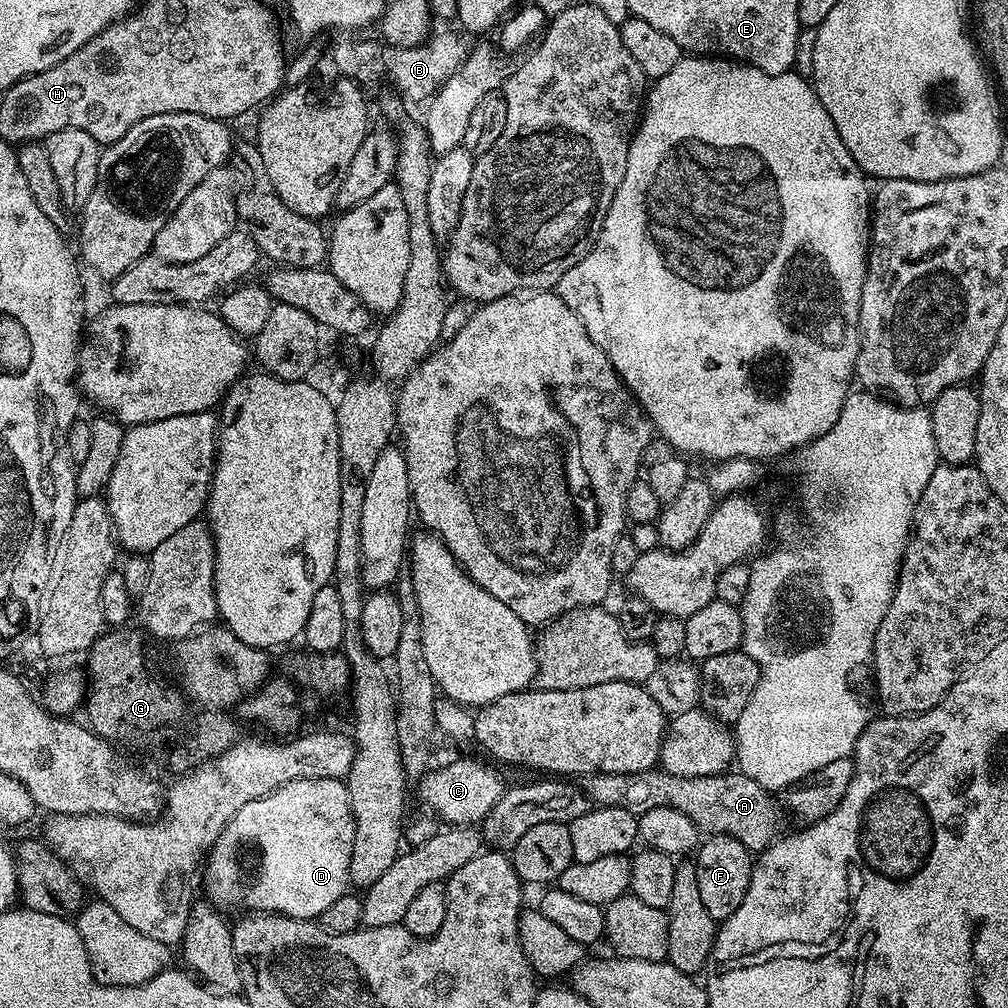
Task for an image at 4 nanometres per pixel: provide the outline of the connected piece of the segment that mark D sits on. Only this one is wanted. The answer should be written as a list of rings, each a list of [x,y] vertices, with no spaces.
[[[314,778],[313,780],[295,780],[289,784],[284,784],[278,791],[272,792],[269,796],[264,796],[260,800],[254,802],[246,802],[246,806],[242,806],[242,810],[238,810],[238,814],[230,821],[228,825],[222,830],[222,834],[218,834],[218,838],[213,842],[210,851],[206,856],[206,864],[208,860],[208,896],[207,899],[211,901],[217,909],[225,910],[224,908],[244,908],[240,910],[247,910],[249,913],[255,914],[258,912],[271,912],[278,916],[289,916],[290,918],[298,918],[299,920],[316,920],[326,910],[326,906],[331,906],[334,902],[338,902],[338,898],[342,898],[350,888],[350,881],[348,875],[350,874],[350,856],[352,854],[352,843],[354,842],[354,830],[356,829],[356,819],[352,816],[350,810],[350,794],[348,793],[348,785],[344,780],[331,780],[330,778]]]

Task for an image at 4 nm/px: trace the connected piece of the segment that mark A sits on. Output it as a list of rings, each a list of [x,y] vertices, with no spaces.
[[[663,770],[626,774],[594,772],[583,777],[582,787],[589,801],[601,808],[625,808],[637,814],[646,808],[658,810],[658,806],[678,810],[686,814],[686,818],[690,818],[690,822],[694,822],[701,833],[738,838],[738,842],[742,842],[742,846],[746,846],[753,854],[759,854],[770,847],[781,831],[781,809],[777,797],[775,800],[772,797],[775,795],[769,789],[763,788],[754,782],[754,778],[745,776],[739,770],[719,772],[702,778],[682,778]]]

